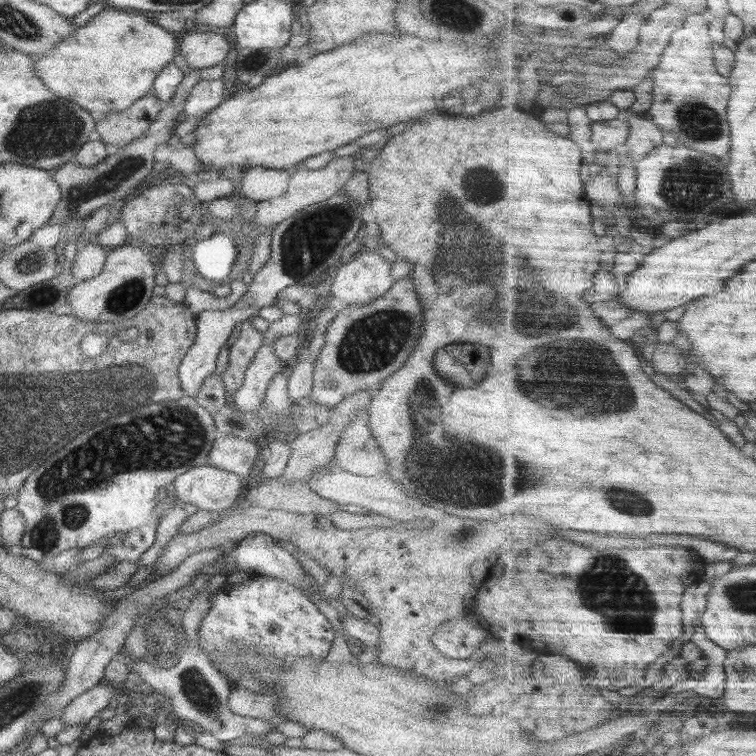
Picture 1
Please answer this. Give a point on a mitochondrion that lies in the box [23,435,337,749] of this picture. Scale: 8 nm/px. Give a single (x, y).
(200, 687)

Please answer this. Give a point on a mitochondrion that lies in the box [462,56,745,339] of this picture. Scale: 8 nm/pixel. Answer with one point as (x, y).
(688, 187)

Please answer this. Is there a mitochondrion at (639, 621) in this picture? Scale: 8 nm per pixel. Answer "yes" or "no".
yes

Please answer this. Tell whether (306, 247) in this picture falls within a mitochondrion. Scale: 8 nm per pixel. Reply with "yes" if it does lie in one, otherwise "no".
yes

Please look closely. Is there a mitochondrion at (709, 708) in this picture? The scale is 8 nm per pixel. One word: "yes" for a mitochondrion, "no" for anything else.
no

